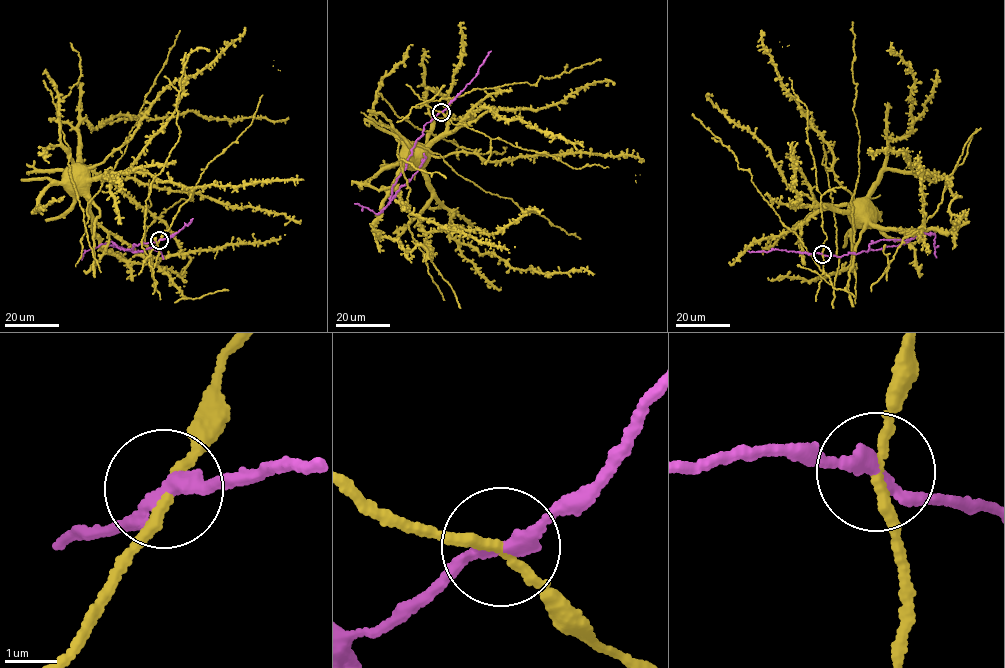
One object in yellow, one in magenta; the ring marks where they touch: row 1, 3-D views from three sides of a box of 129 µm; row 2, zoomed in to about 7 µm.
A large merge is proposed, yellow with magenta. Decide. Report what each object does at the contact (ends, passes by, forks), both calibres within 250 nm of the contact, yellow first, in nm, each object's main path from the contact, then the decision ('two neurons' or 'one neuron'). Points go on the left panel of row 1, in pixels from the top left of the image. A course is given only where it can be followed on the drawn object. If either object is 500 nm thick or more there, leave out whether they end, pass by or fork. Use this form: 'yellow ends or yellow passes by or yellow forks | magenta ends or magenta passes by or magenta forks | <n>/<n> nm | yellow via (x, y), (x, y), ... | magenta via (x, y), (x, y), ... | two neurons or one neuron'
yellow passes by | magenta passes by | 180/240 nm | yellow via (159, 240), (145, 253), (142, 245), (145, 202), (163, 164), (85, 181), (67, 178) | magenta via (159, 240), (133, 244), (133, 249), (122, 249), (114, 244), (134, 252), (150, 247), (161, 253), (163, 259) | two neurons

